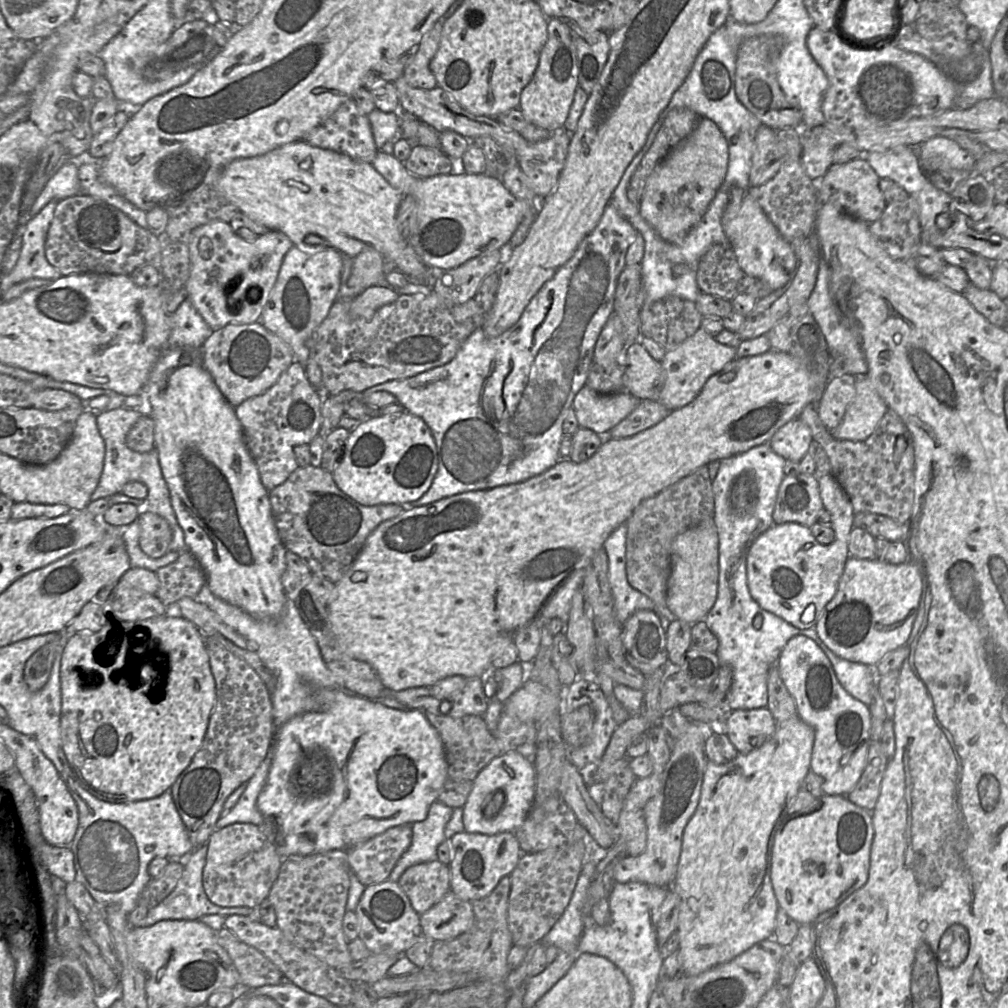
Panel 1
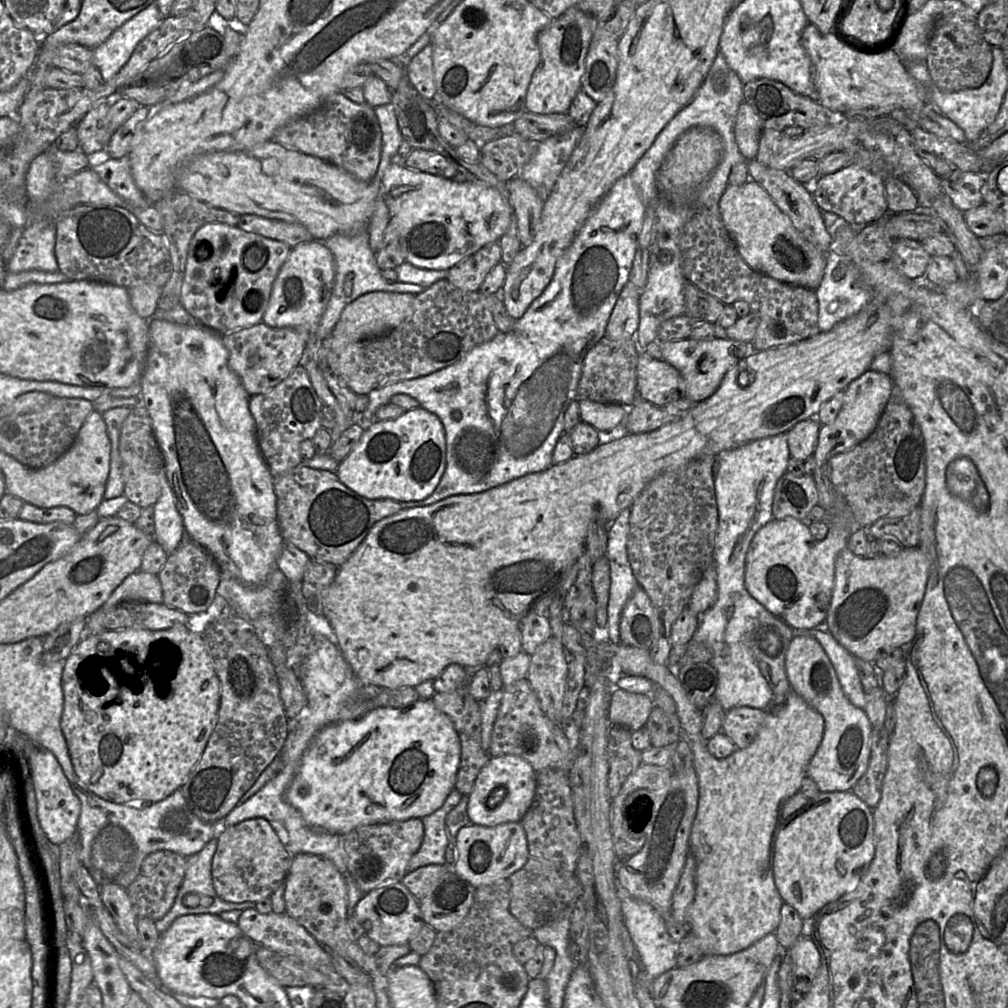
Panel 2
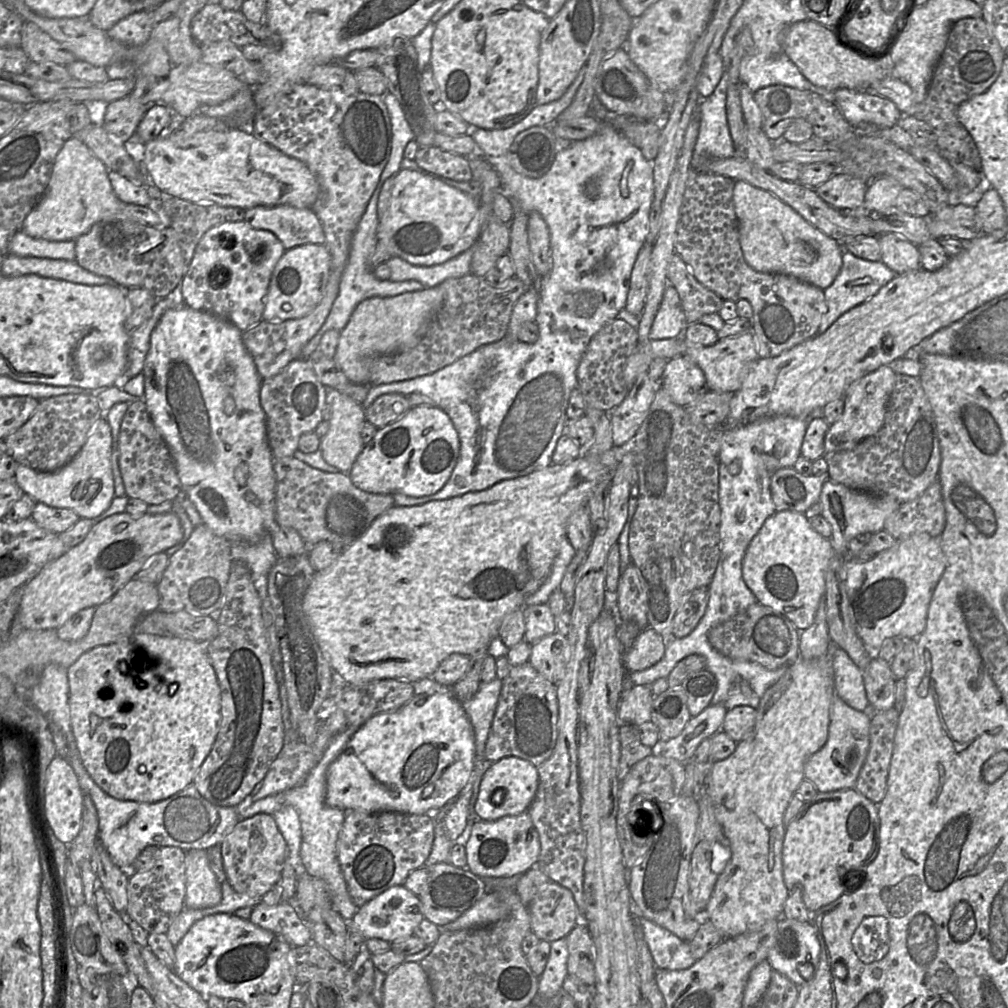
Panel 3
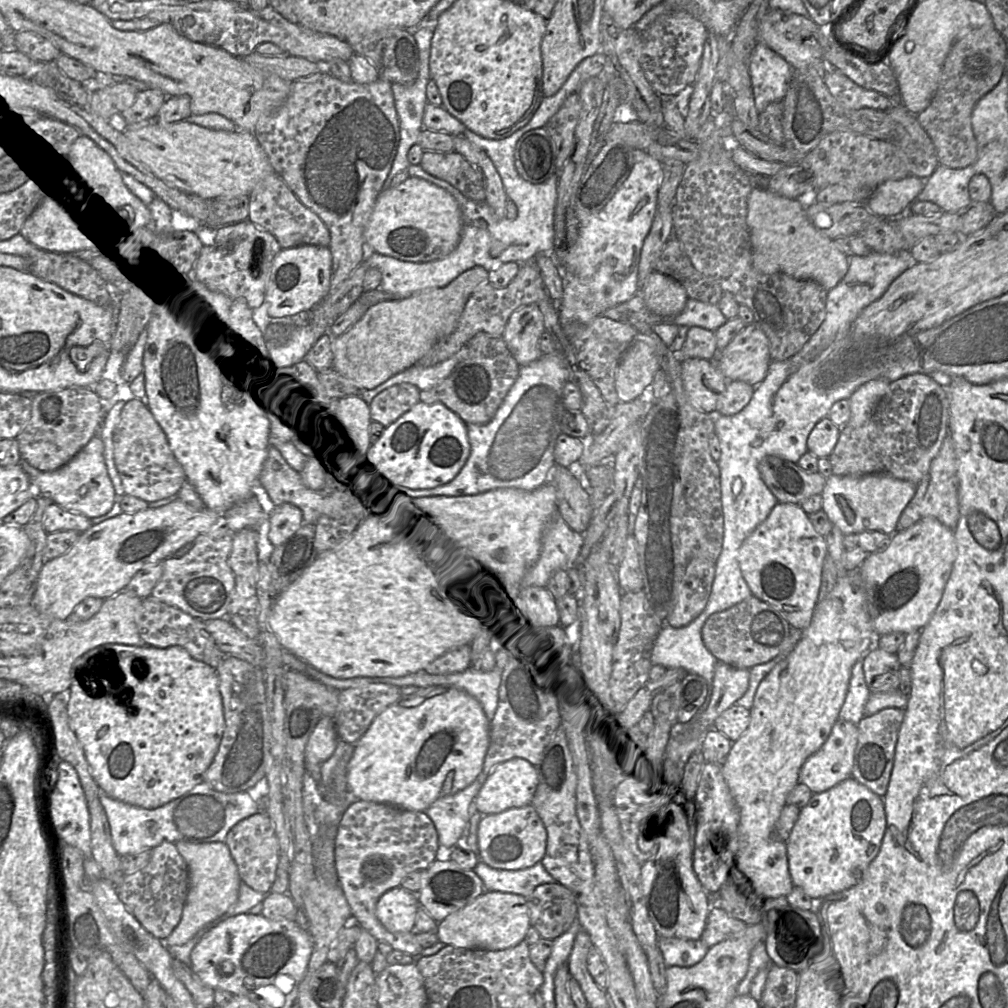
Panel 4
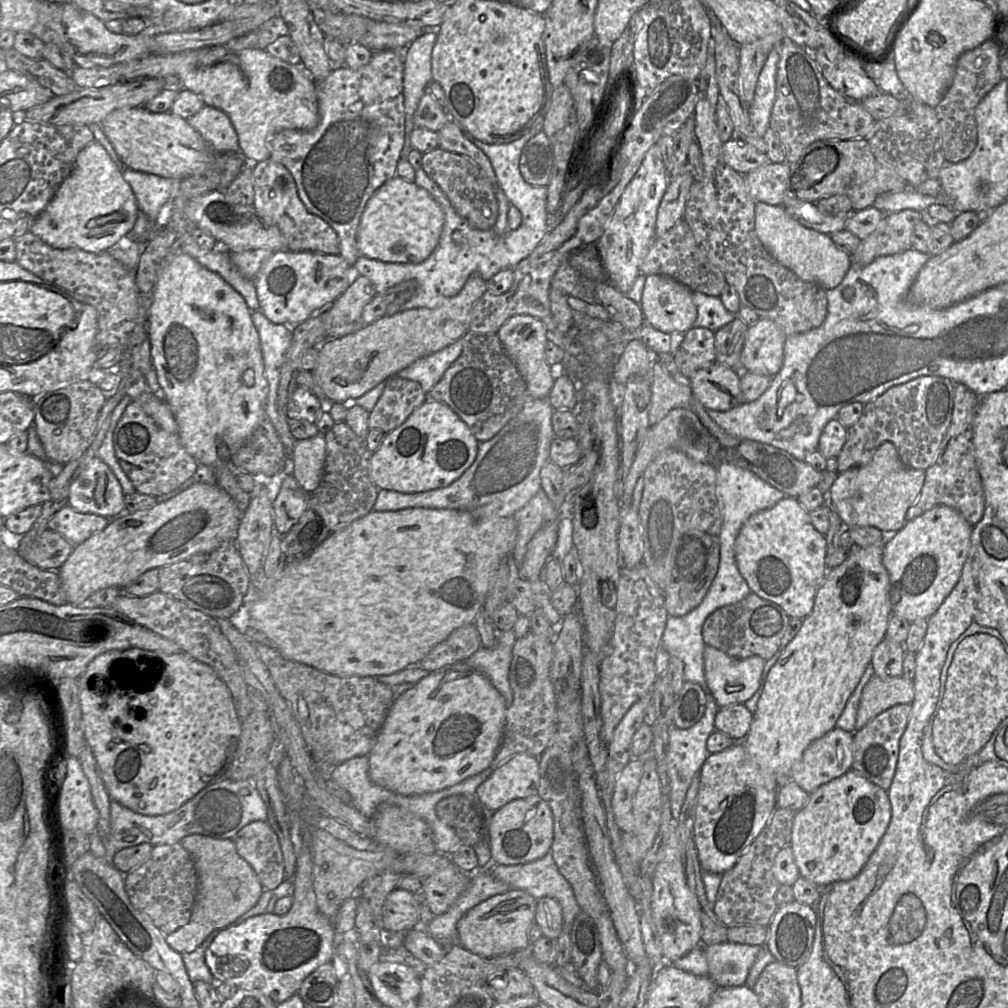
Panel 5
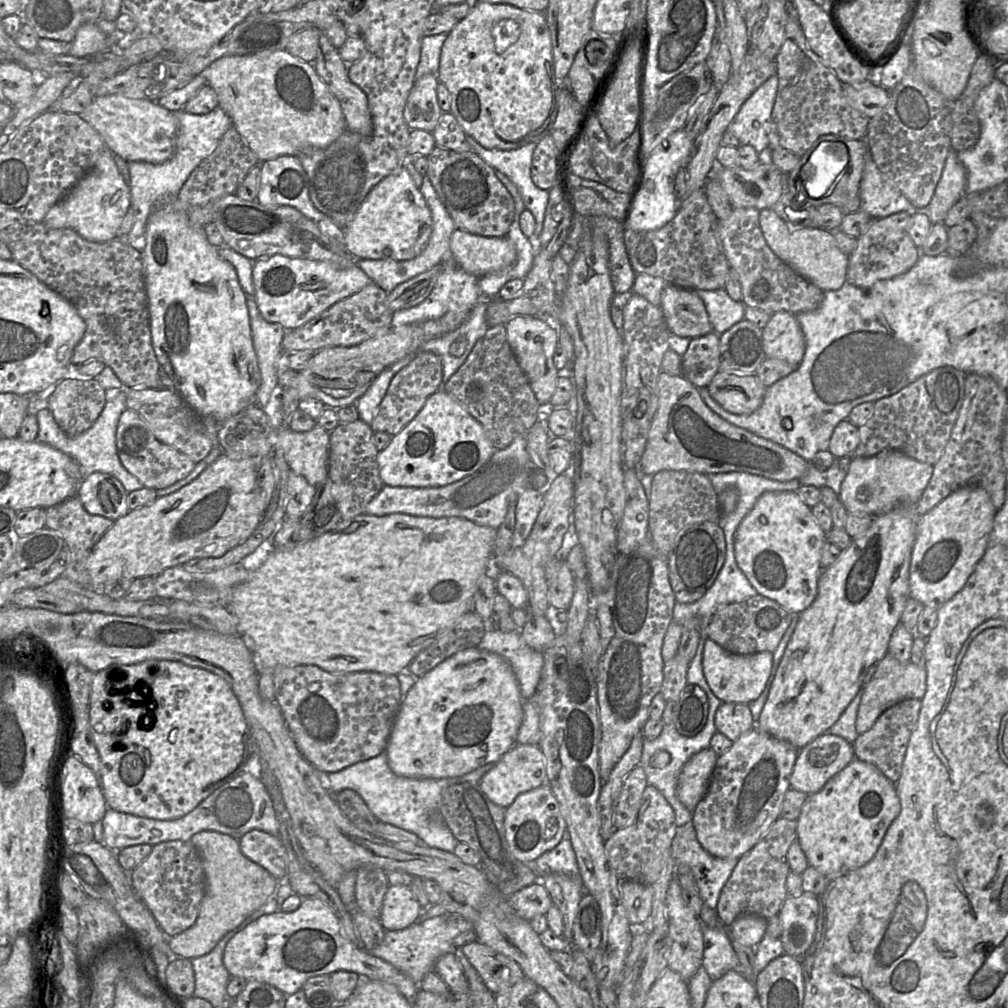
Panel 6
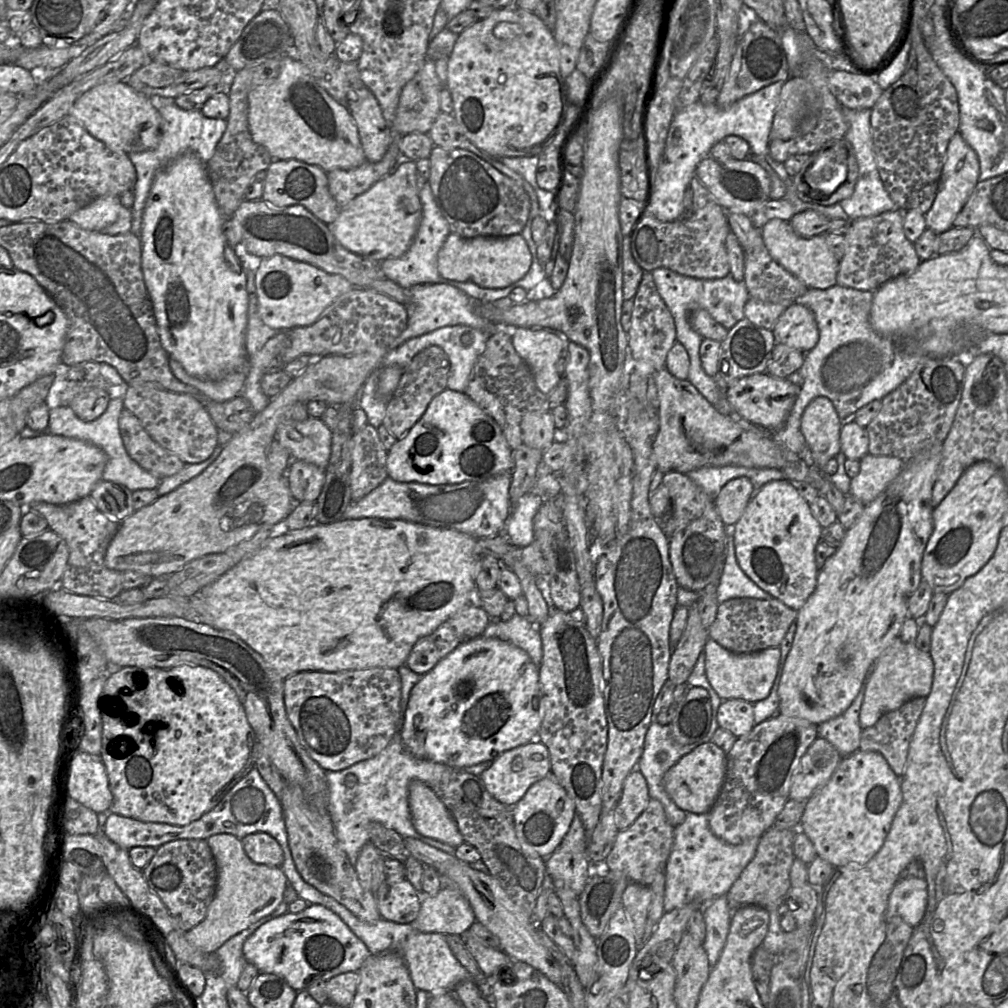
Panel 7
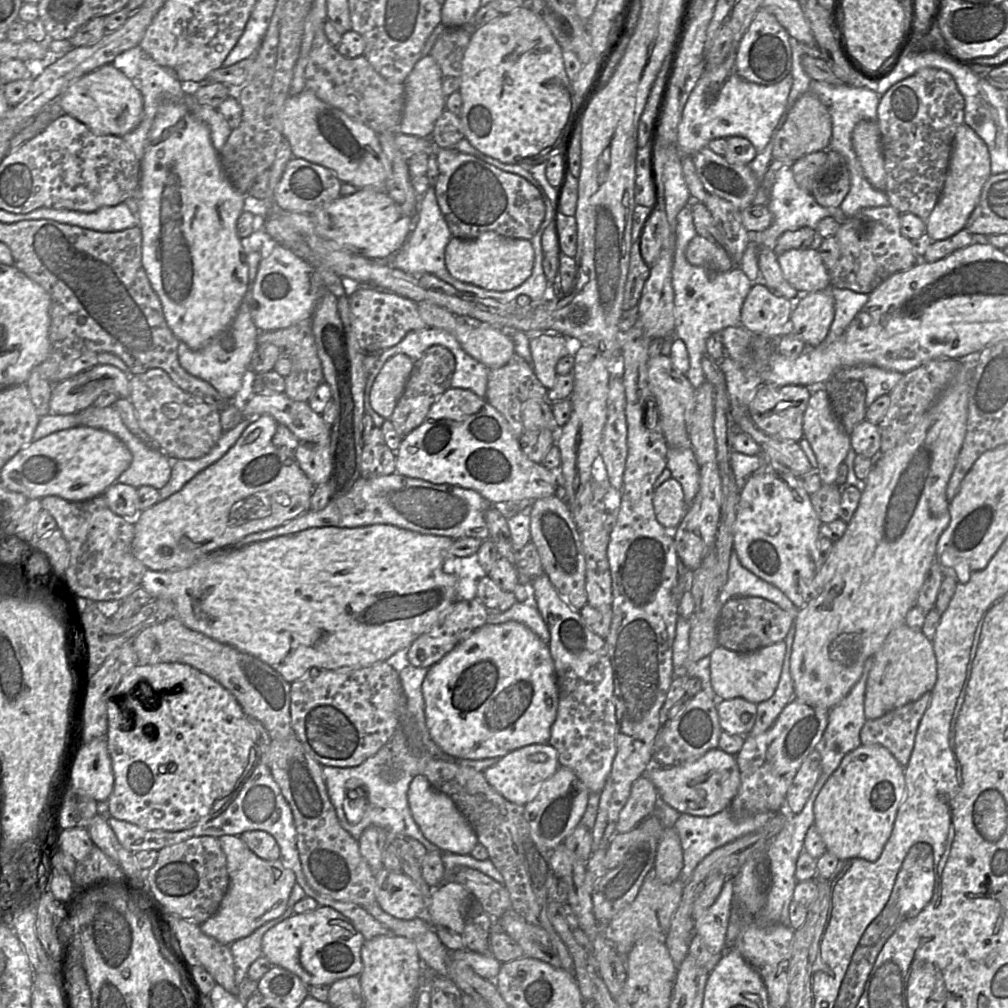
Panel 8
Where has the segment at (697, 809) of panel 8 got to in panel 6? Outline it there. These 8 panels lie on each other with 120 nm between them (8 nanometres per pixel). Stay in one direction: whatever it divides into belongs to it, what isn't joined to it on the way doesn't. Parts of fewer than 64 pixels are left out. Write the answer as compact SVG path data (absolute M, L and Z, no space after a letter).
M709 747L693 755L682 768L676 794L691 812L707 792L718 755Z

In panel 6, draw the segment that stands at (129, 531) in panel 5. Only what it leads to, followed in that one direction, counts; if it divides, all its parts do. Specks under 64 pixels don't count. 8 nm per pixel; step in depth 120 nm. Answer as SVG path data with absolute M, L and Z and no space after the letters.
M222 454L191 483L182 487L178 491L169 495L158 497L154 502L129 512L114 521L113 526L104 533L99 541L92 548L86 561L86 569L92 581L92 589L100 589L107 583L112 583L118 579L137 579L142 577L156 577L167 568L183 565L196 558L221 557L230 549L244 542L258 526L264 513L264 501L256 488L256 479L260 461L249 459L233 460Z

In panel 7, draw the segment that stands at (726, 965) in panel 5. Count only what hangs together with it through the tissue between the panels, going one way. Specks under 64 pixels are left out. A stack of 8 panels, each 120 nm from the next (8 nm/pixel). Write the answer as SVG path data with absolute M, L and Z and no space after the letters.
M725 895L706 903L702 909L706 926L703 947L709 965L713 967L725 946L733 910L729 907Z

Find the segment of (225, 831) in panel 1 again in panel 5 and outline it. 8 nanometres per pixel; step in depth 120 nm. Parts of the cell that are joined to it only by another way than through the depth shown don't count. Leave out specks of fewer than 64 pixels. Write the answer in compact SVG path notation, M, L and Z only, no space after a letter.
M254 821L234 837L238 854L255 871L263 889L273 890L285 880L279 839L267 821Z

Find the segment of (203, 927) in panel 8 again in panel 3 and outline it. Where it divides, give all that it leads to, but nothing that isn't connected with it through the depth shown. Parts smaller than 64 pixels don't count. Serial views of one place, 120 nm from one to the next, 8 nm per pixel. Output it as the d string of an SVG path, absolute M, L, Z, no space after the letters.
M207 850L186 852L186 892L184 906L192 909L217 905L222 898L221 885L213 873Z

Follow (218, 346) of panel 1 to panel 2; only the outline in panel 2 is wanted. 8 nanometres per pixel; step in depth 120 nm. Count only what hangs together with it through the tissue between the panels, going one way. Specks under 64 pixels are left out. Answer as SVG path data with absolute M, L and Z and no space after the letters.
M263 321L243 329L221 334L229 352L228 365L240 378L250 396L268 392L300 365L307 341L305 328L272 328Z

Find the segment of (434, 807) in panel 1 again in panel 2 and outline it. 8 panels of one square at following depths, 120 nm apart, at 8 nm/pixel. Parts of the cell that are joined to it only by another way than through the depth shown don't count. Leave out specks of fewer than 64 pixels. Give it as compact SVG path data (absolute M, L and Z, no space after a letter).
M455 789L452 790L439 809L421 818L424 826L423 840L418 851L411 857L406 873L429 864L446 864L445 850L450 839L447 834L445 819L462 797L460 792Z

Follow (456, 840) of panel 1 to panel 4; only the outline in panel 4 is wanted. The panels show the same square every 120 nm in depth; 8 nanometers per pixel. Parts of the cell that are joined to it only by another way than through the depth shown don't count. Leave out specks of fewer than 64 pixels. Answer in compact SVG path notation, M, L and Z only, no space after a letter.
M531 804L484 816L478 826L478 857L492 868L504 870L529 868L542 860L546 844L546 828Z

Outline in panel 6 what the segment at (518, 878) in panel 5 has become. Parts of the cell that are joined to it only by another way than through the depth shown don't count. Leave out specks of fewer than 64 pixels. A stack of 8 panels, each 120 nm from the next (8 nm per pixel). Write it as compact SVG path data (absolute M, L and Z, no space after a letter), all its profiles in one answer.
M566 835L553 849L545 852L535 861L524 864L528 864L538 878L550 873L579 876L576 855L571 840Z

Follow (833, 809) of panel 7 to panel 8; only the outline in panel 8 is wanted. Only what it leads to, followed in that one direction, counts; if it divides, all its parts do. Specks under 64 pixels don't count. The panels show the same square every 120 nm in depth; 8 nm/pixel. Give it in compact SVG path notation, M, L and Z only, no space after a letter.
M860 745L846 754L839 767L828 778L814 803L814 825L828 852L840 861L861 858L876 861L888 841L896 814L906 794L904 768L883 746Z

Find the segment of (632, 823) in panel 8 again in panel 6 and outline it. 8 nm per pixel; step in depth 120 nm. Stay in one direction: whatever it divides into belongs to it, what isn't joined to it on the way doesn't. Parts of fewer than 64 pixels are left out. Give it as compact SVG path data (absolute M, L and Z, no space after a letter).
M640 765L632 769L625 777L613 816L616 830L626 828L633 823L647 785L645 771Z

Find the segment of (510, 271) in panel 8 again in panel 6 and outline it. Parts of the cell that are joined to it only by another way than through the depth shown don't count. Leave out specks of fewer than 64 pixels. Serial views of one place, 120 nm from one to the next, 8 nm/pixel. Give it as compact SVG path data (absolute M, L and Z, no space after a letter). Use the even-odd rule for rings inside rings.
M458 229L452 234L450 249L461 268L478 278L506 270L517 258L507 237L485 237ZM435 266L401 283L388 294L386 306L391 312L396 312L419 305L429 296L440 274L441 267Z

